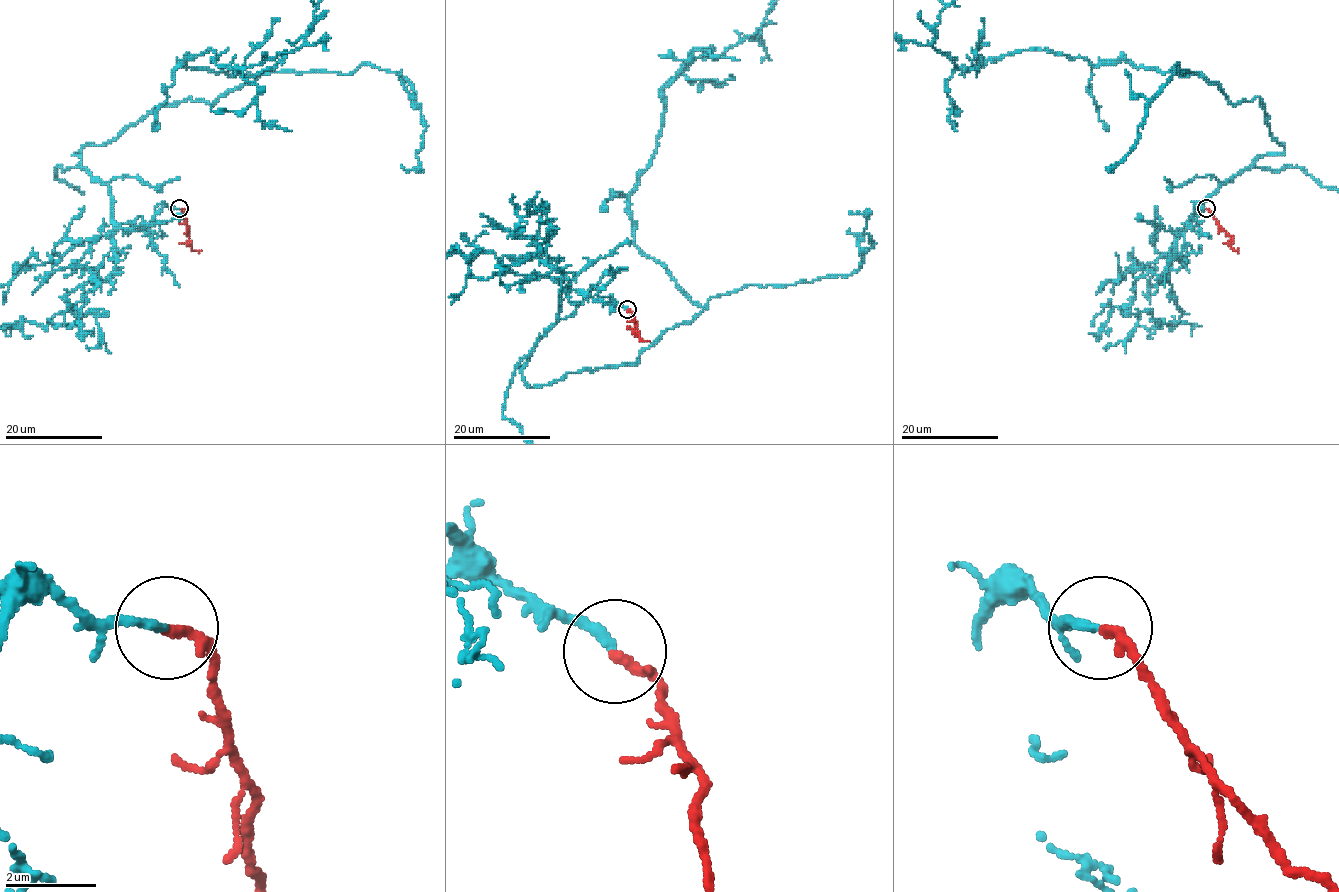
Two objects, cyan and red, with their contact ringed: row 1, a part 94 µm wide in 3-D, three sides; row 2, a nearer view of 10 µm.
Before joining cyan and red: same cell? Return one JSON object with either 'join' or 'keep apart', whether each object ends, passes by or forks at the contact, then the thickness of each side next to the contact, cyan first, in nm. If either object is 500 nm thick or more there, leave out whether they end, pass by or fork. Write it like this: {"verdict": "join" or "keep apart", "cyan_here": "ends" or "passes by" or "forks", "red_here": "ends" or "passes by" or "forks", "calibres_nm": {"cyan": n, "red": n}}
{"verdict": "join", "cyan_here": "ends", "red_here": "ends", "calibres_nm": {"cyan": 200, "red": 240}}

